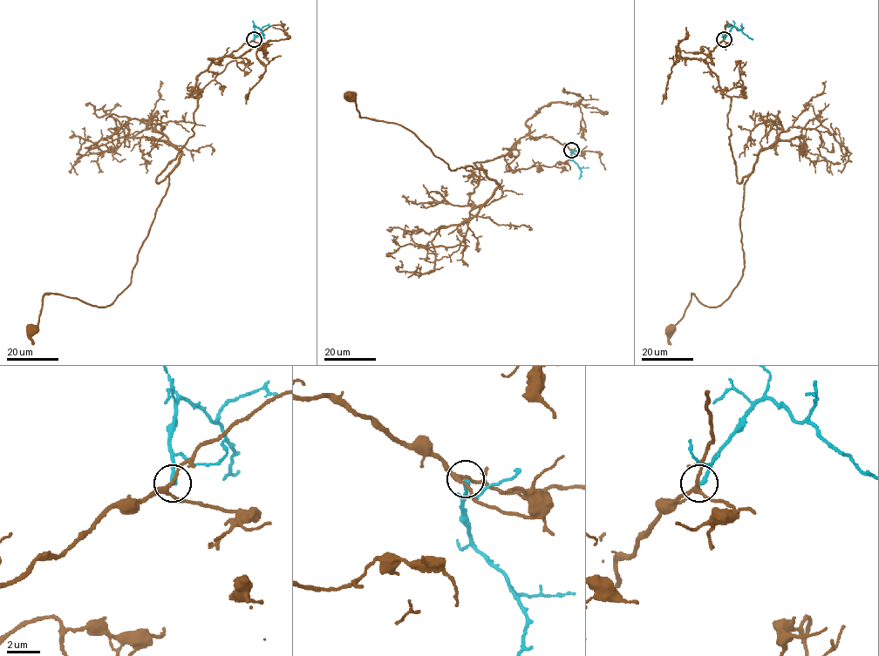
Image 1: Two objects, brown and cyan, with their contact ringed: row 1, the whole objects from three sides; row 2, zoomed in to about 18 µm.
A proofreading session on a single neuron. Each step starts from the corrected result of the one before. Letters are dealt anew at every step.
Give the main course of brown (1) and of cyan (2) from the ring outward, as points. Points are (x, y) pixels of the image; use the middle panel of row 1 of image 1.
1: (571, 149), (527, 134), (516, 157), (473, 163), (486, 173), (452, 170), (405, 128), (360, 117), (351, 96)
2: (571, 149), (571, 157), (581, 171), (578, 179)

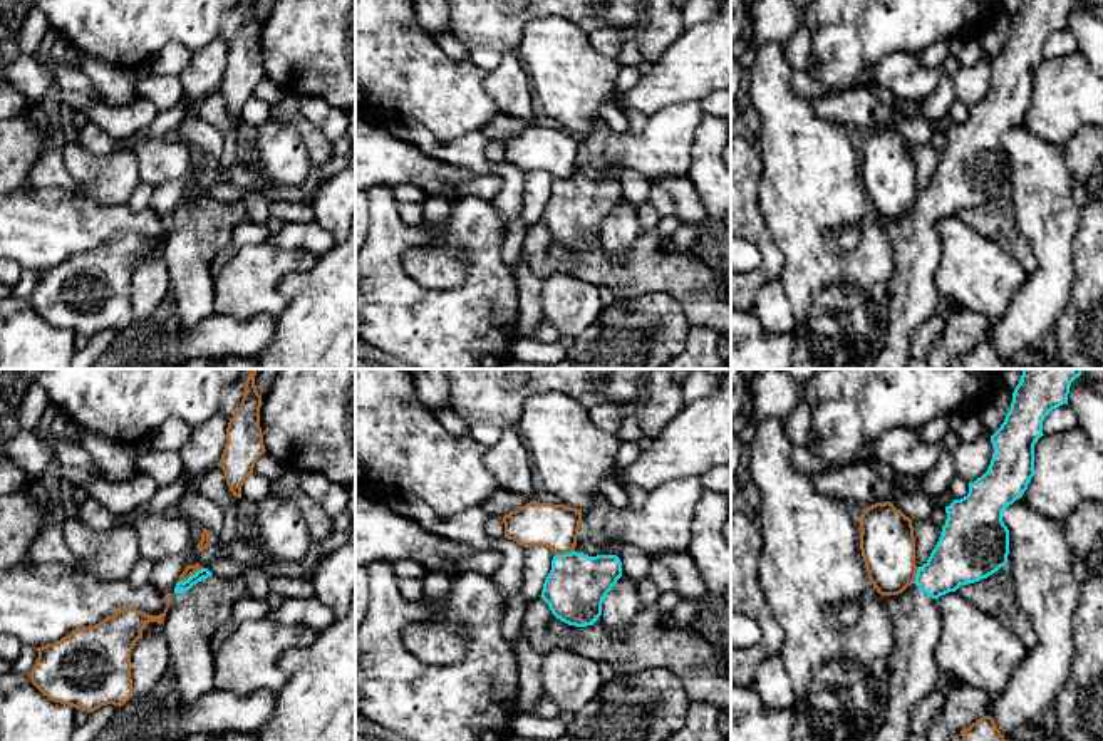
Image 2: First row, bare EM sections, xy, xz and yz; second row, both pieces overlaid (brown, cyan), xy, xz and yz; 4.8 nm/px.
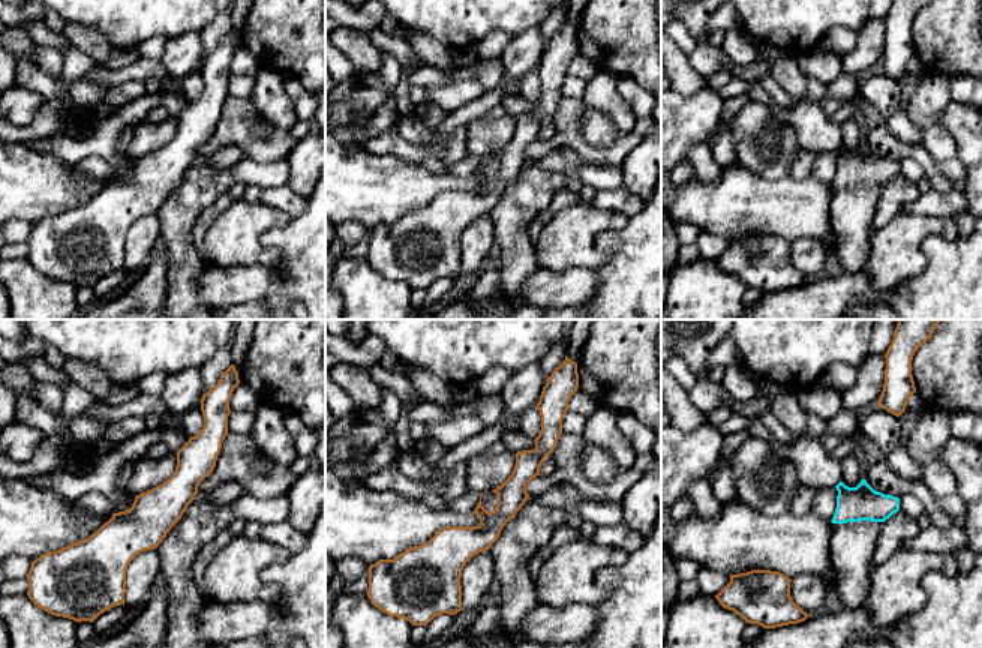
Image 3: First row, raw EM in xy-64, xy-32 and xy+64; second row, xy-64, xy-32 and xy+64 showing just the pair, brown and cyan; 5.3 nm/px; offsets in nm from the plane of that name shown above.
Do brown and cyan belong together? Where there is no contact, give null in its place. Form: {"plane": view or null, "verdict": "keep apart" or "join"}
{"plane": "xy", "verdict": "keep apart"}

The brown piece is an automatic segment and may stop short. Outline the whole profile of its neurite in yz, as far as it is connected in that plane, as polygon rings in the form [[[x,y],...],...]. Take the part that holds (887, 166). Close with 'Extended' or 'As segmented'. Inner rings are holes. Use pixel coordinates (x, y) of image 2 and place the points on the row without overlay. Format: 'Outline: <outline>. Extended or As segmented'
Outline: [[[890,126],[875,127],[860,139],[860,174],[868,203],[880,220],[898,220],[915,206],[915,161],[912,144]]]. As segmented

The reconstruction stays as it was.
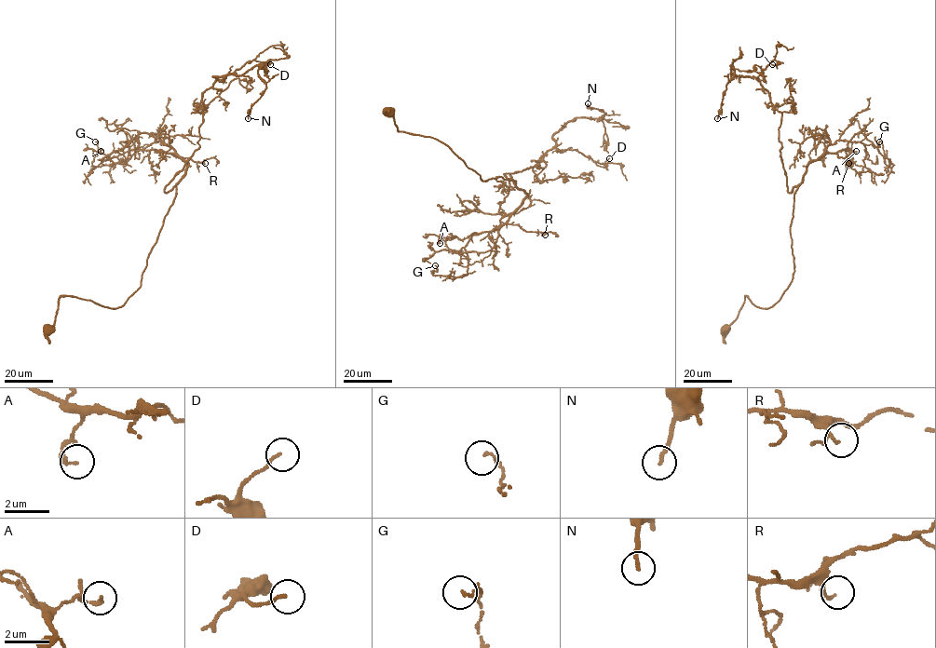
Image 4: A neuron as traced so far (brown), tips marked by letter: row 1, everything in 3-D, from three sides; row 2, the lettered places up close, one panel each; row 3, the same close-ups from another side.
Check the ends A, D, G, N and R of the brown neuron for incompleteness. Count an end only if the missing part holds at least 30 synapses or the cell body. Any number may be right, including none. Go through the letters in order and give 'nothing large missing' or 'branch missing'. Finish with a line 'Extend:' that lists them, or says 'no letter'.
A: nothing large missing
D: nothing large missing
G: nothing large missing
N: nothing large missing
R: nothing large missing
Extend: no letter

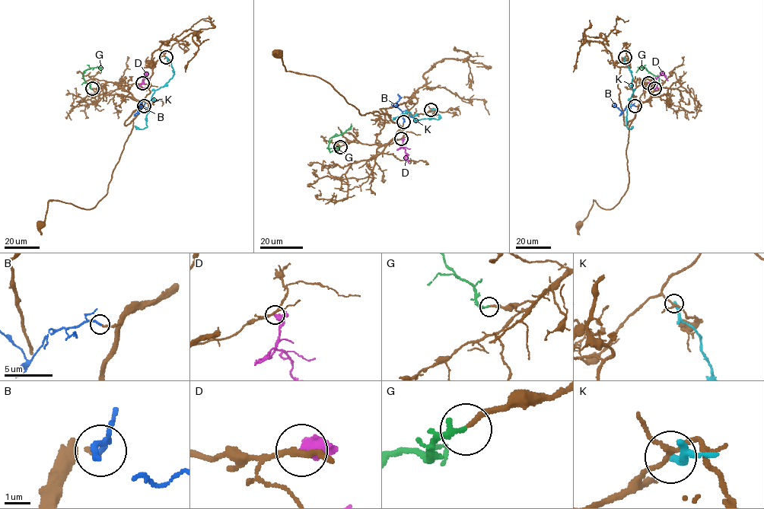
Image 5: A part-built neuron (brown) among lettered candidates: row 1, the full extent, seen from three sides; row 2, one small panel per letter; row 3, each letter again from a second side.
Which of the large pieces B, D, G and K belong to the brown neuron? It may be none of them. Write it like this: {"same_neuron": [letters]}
{"same_neuron": ["B", "G"]}

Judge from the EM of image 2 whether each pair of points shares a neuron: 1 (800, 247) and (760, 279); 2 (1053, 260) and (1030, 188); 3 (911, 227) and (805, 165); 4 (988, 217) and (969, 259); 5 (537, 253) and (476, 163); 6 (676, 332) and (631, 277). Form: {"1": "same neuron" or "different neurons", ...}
{"1": "different neurons", "2": "same neuron", "3": "different neurons", "4": "different neurons", "5": "different neurons", "6": "different neurons"}

